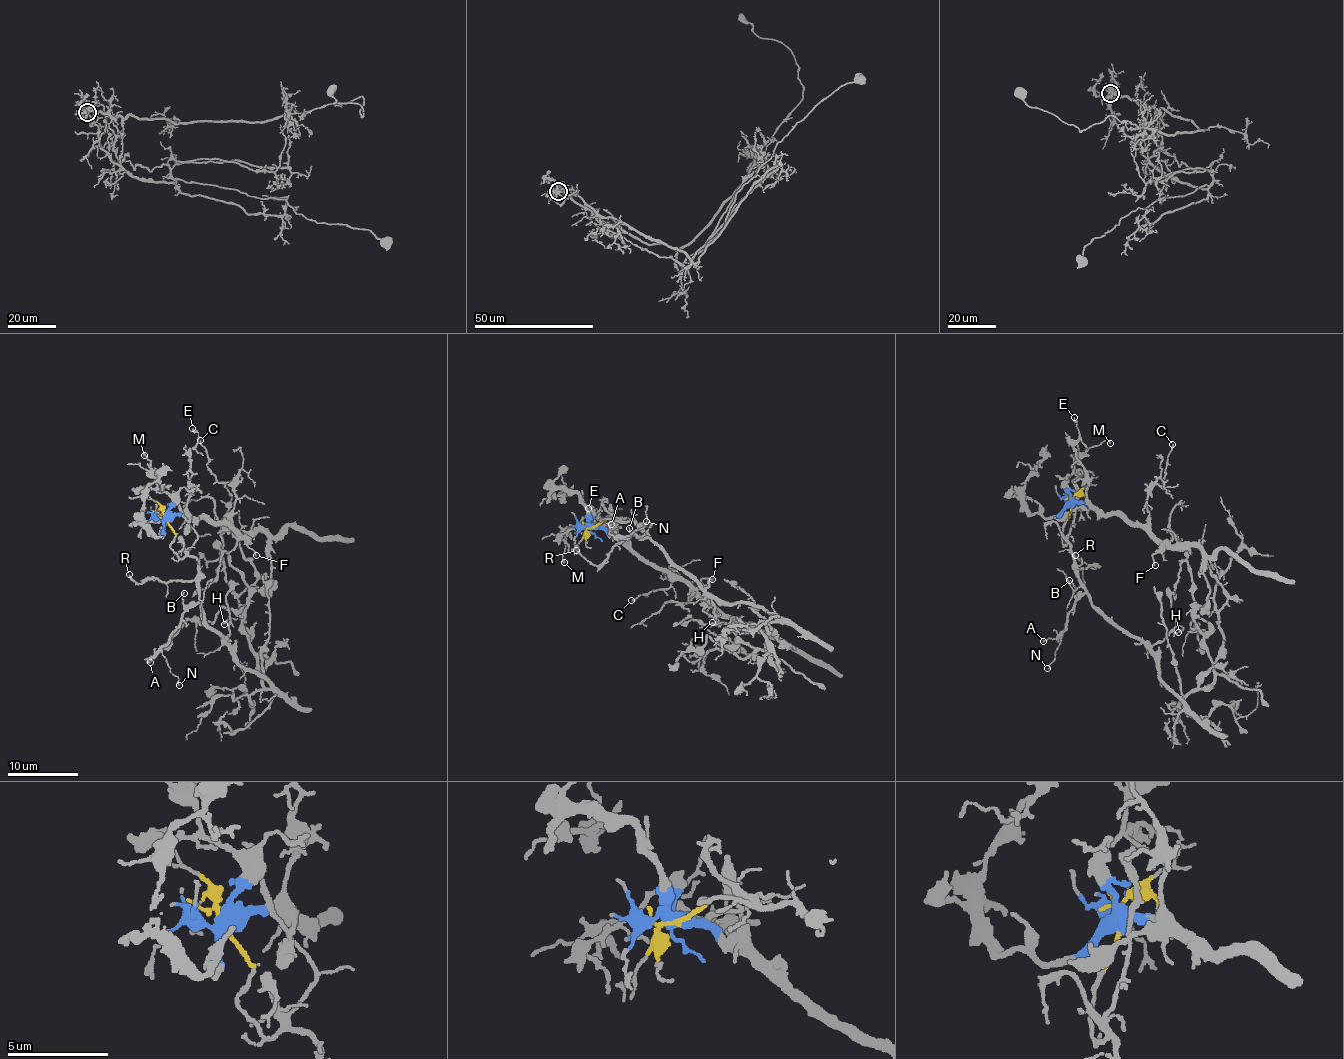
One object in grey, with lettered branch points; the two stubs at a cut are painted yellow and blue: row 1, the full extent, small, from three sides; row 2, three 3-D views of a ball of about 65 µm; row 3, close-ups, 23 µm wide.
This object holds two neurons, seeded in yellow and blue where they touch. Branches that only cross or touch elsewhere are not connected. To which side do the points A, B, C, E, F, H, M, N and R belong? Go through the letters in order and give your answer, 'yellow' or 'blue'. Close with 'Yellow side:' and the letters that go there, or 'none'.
A: yellow
B: yellow
C: blue
E: blue
F: blue
H: yellow
M: blue
N: yellow
R: yellow
Yellow side: A, B, H, N, R

